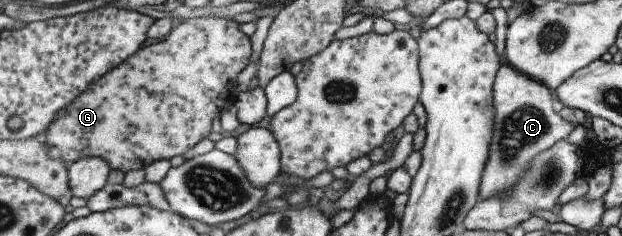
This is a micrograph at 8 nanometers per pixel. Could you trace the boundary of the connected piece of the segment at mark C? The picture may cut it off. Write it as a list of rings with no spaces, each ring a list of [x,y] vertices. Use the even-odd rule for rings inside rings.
[[[502,62],[495,72],[492,85],[492,104],[494,107],[494,126],[478,187],[479,199],[511,193],[512,185],[523,173],[527,164],[540,151],[552,143],[566,138],[576,126],[563,120],[551,109],[553,98],[551,90],[544,84],[528,78],[523,72]]]

